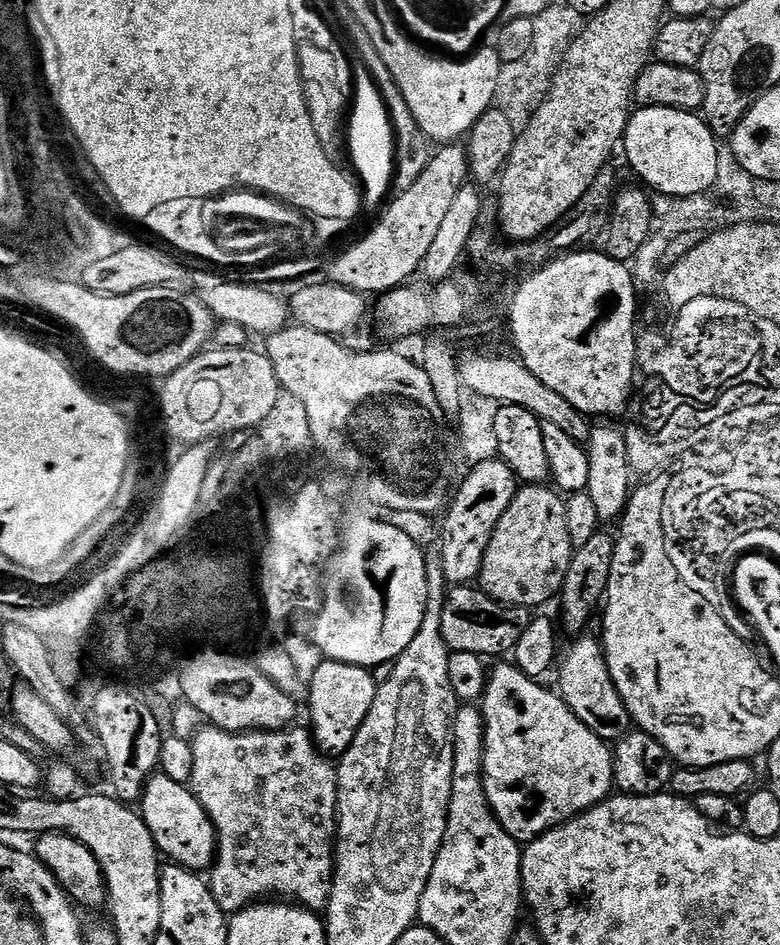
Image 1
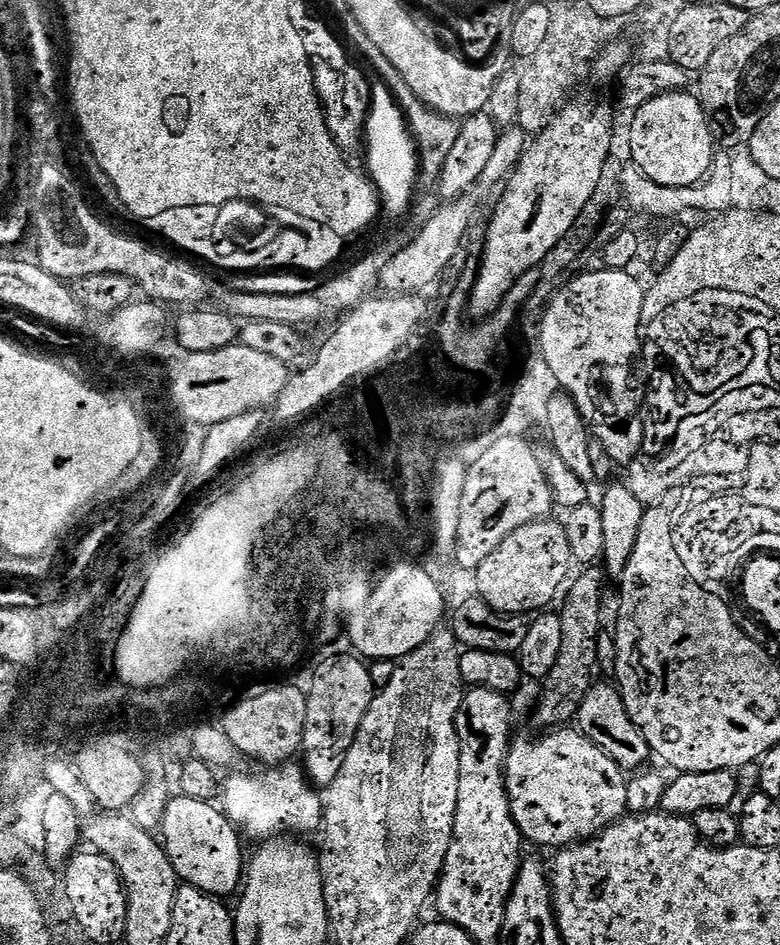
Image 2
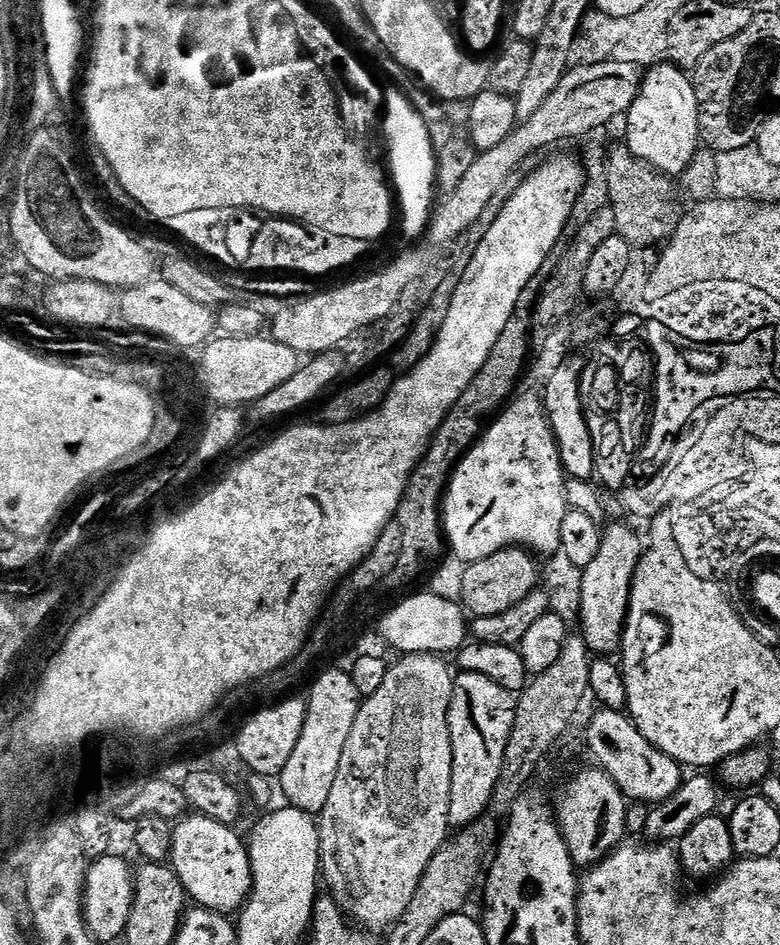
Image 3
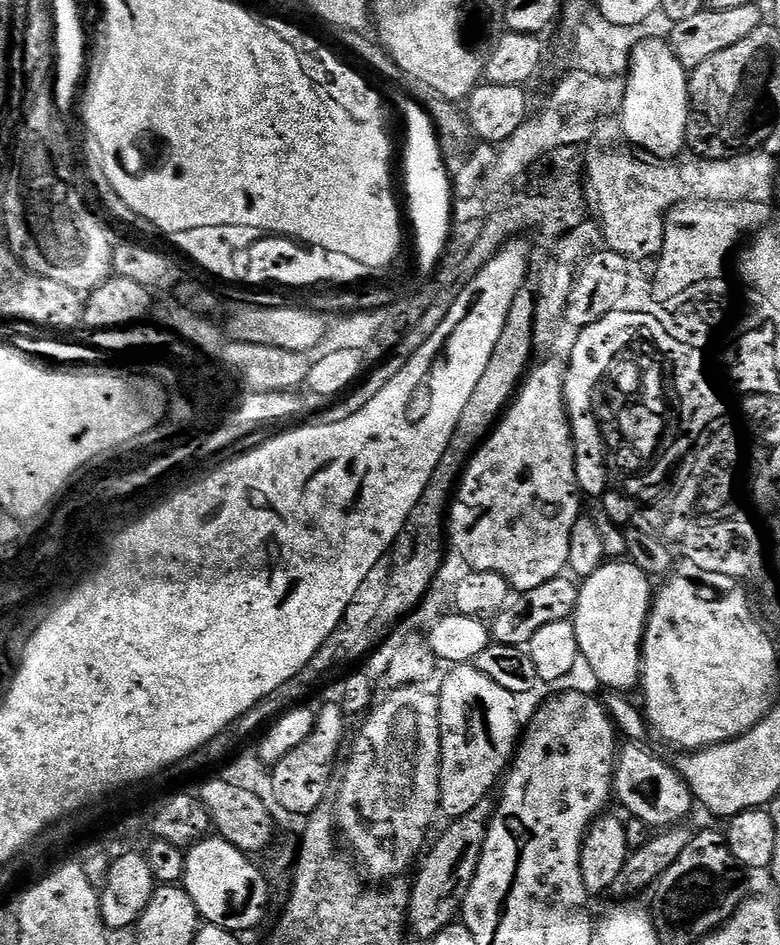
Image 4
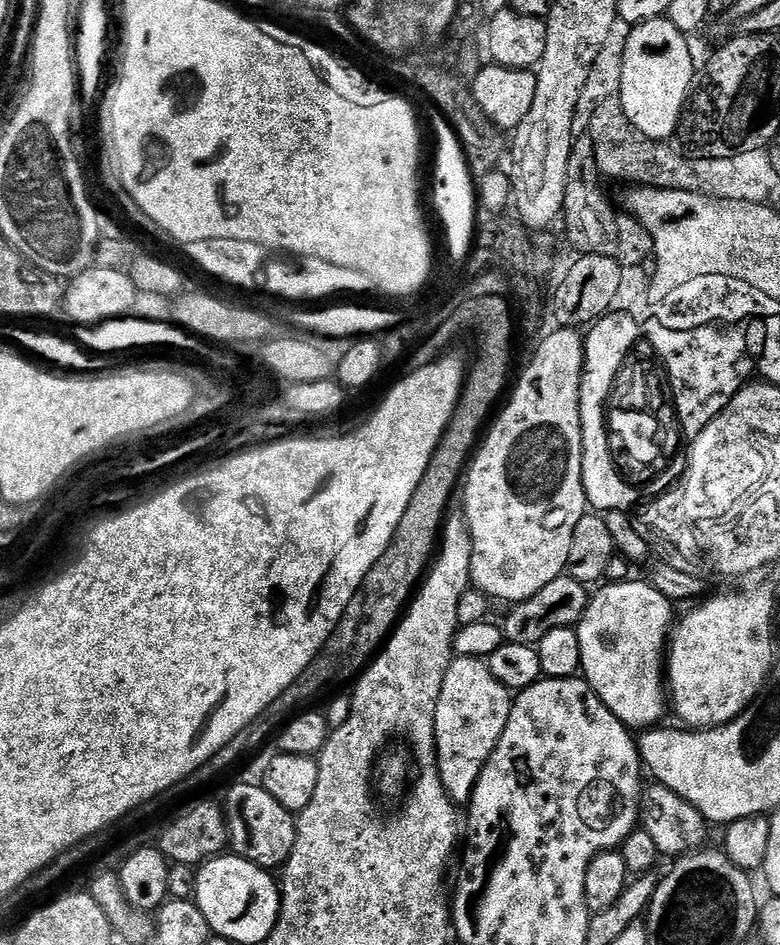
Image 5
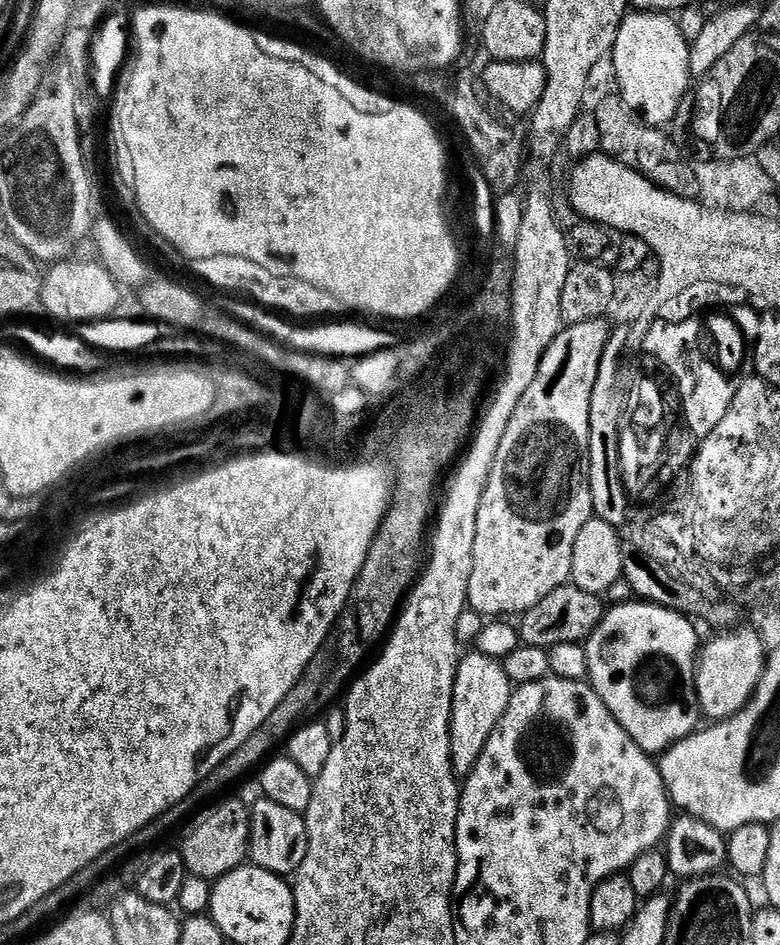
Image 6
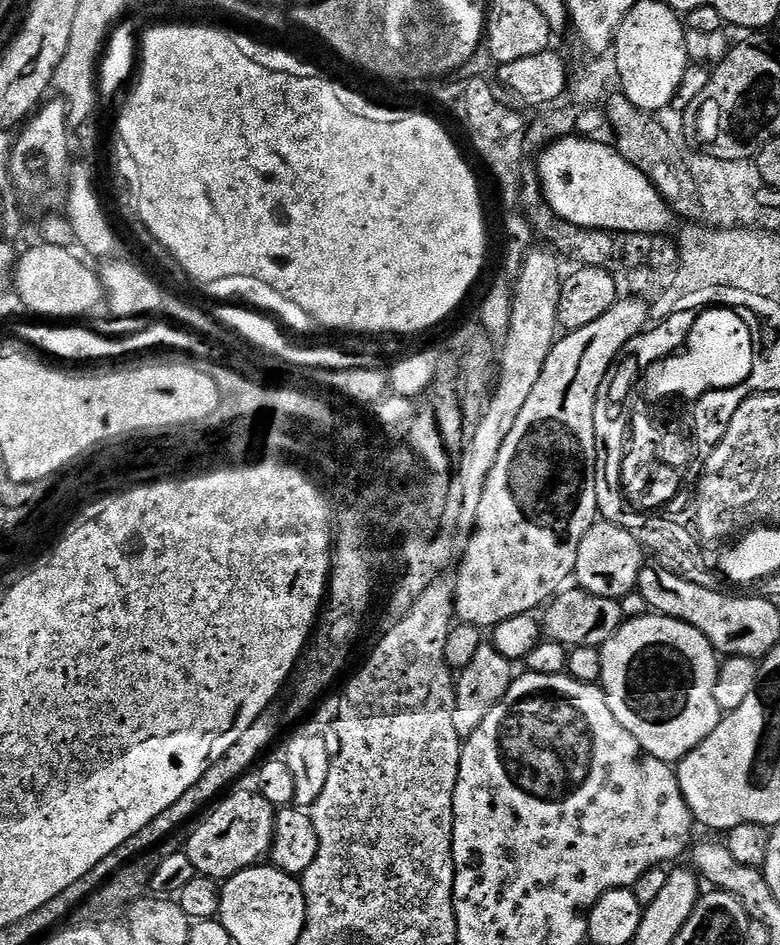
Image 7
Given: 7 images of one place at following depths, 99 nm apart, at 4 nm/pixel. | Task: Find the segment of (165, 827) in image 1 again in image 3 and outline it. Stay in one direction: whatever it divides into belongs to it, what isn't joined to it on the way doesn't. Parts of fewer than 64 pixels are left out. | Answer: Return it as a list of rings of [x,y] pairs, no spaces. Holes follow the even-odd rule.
[[[188,814],[172,829],[170,866],[182,882],[185,893],[201,908],[225,914],[239,913],[252,892],[252,867],[247,843],[235,827],[211,820],[208,816]]]

